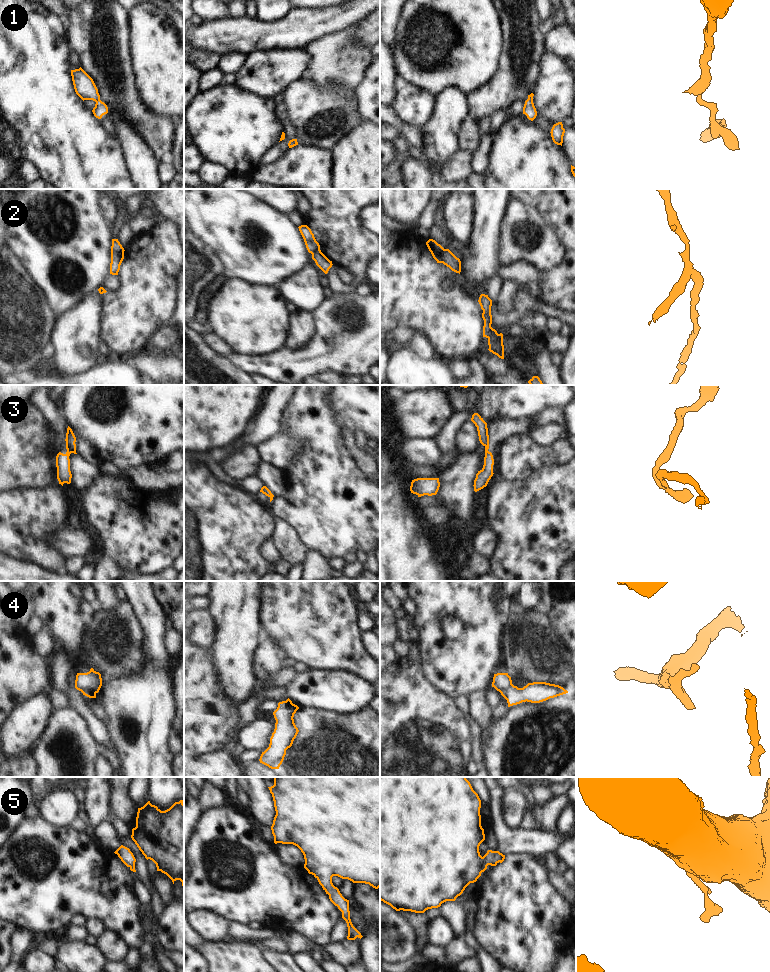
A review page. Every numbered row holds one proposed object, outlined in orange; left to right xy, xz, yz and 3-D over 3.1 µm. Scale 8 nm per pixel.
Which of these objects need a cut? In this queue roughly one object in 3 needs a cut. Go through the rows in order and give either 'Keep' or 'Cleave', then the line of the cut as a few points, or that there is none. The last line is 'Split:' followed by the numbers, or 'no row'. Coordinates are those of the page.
1: Keep. No split
2: Cleave. Split along yz (445, 249), (440, 255), (441, 262)
3: Cleave. Split along xy (66, 443), (72, 452)
4: Cleave. Split along yz (512, 684), (501, 693)
5: Keep. No split
Split: 2, 3, 4

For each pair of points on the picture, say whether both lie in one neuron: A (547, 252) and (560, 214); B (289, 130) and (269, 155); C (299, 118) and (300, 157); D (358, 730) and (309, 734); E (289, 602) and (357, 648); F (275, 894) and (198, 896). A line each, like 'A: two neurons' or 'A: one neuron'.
A: two neurons
B: one neuron
C: two neurons
D: one neuron
E: one neuron
F: one neuron

